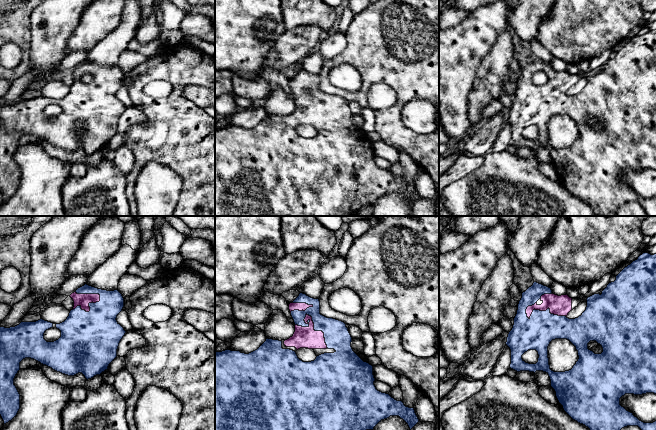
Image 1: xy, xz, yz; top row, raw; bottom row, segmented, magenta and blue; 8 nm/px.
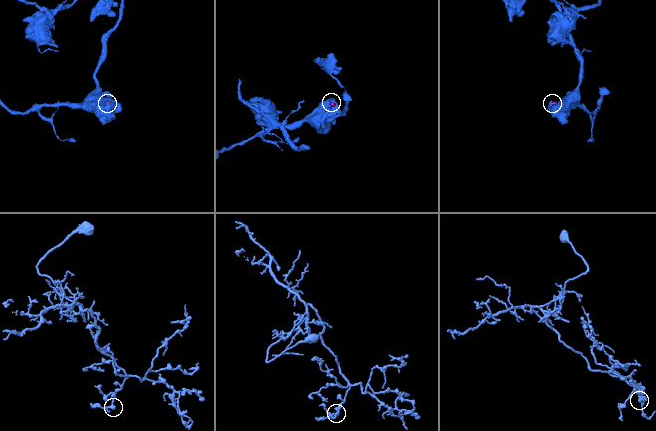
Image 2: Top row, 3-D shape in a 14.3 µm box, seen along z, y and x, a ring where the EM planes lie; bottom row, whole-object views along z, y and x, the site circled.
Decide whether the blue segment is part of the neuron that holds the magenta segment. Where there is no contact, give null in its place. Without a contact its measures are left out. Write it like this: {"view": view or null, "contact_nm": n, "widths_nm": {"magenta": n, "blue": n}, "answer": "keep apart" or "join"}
{"view": "xz", "contact_nm": 320, "widths_nm": {"magenta": 180, "blue": 200}, "answer": "join"}

